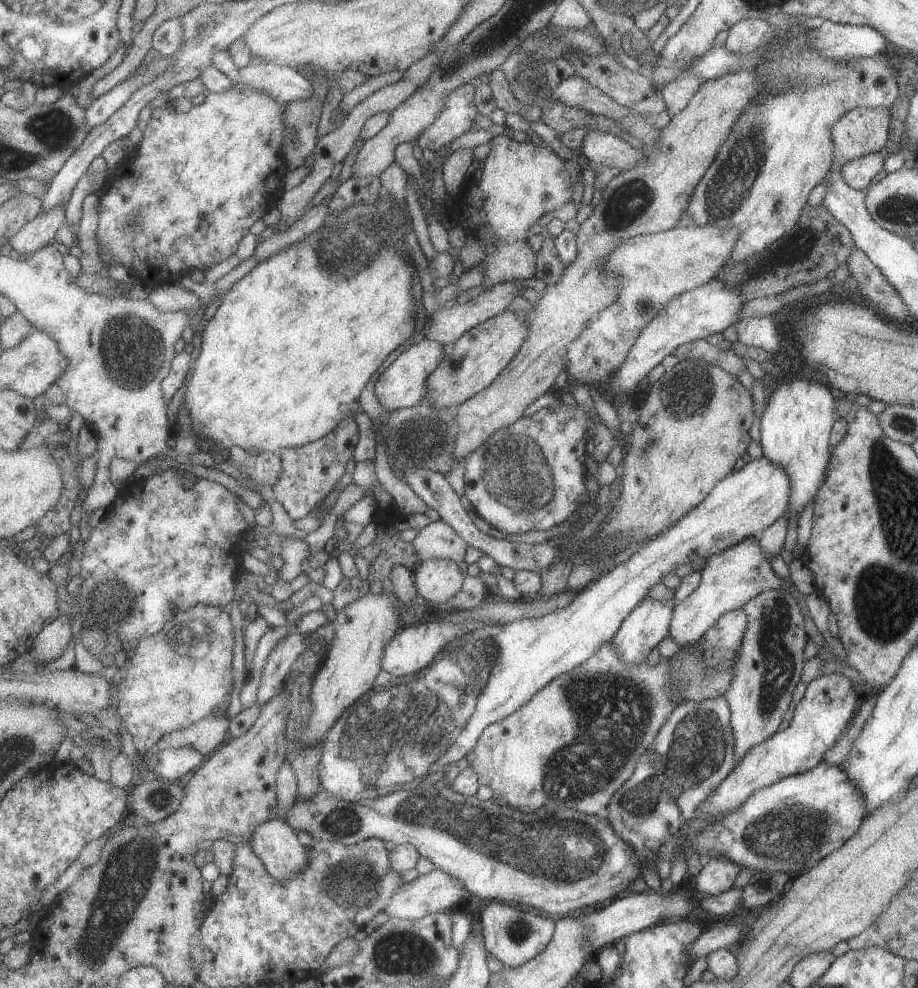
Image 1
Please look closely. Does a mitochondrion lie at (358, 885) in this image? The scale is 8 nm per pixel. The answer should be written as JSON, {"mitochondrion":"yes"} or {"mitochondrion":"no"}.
{"mitochondrion":"yes"}

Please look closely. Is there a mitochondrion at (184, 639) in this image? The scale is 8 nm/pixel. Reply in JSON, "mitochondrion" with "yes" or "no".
{"mitochondrion":"yes"}

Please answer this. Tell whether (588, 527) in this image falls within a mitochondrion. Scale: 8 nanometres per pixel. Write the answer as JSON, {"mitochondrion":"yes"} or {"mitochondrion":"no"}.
{"mitochondrion":"no"}

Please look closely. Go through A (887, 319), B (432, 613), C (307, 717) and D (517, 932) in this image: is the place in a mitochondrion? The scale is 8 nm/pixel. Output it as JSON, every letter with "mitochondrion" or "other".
{"A":"other","B":"other","C":"other","D":"mitochondrion"}

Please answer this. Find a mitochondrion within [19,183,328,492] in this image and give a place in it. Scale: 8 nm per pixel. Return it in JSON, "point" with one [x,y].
{"point":[128,352]}

